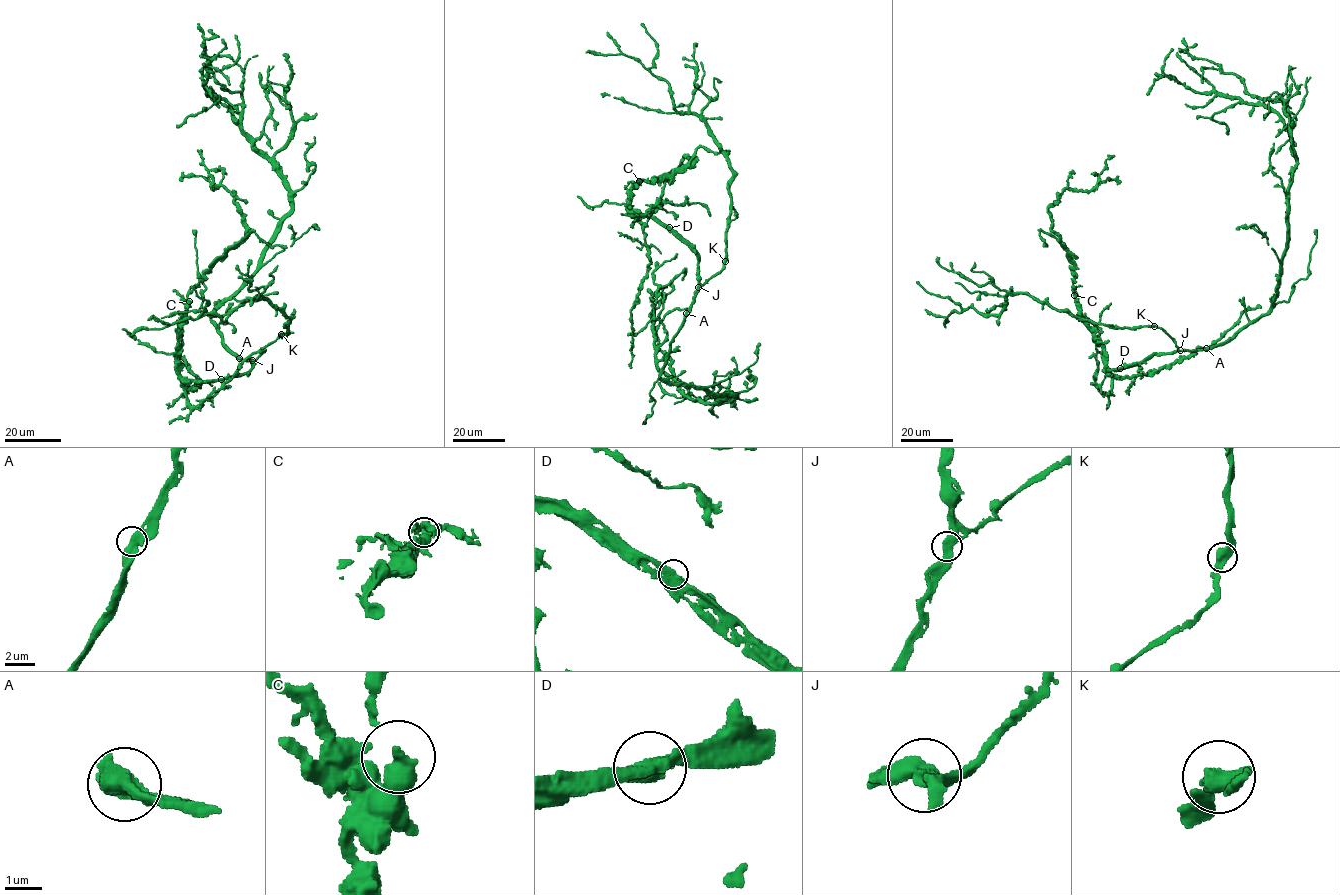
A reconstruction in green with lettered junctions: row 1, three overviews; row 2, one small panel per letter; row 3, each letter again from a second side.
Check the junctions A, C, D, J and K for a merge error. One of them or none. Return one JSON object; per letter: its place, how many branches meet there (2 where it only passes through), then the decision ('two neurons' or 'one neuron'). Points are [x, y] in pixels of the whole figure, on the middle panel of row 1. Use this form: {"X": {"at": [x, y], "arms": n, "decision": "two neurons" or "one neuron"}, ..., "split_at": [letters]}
{"A": {"at": [686, 313], "arms": 2, "decision": "one neuron"}, "C": {"at": [639, 181], "arms": 2, "decision": "one neuron"}, "D": {"at": [669, 227], "arms": 2, "decision": "one neuron"}, "J": {"at": [698, 287], "arms": 2, "decision": "one neuron"}, "K": {"at": [725, 261], "arms": 2, "decision": "one neuron"}, "split_at": []}

